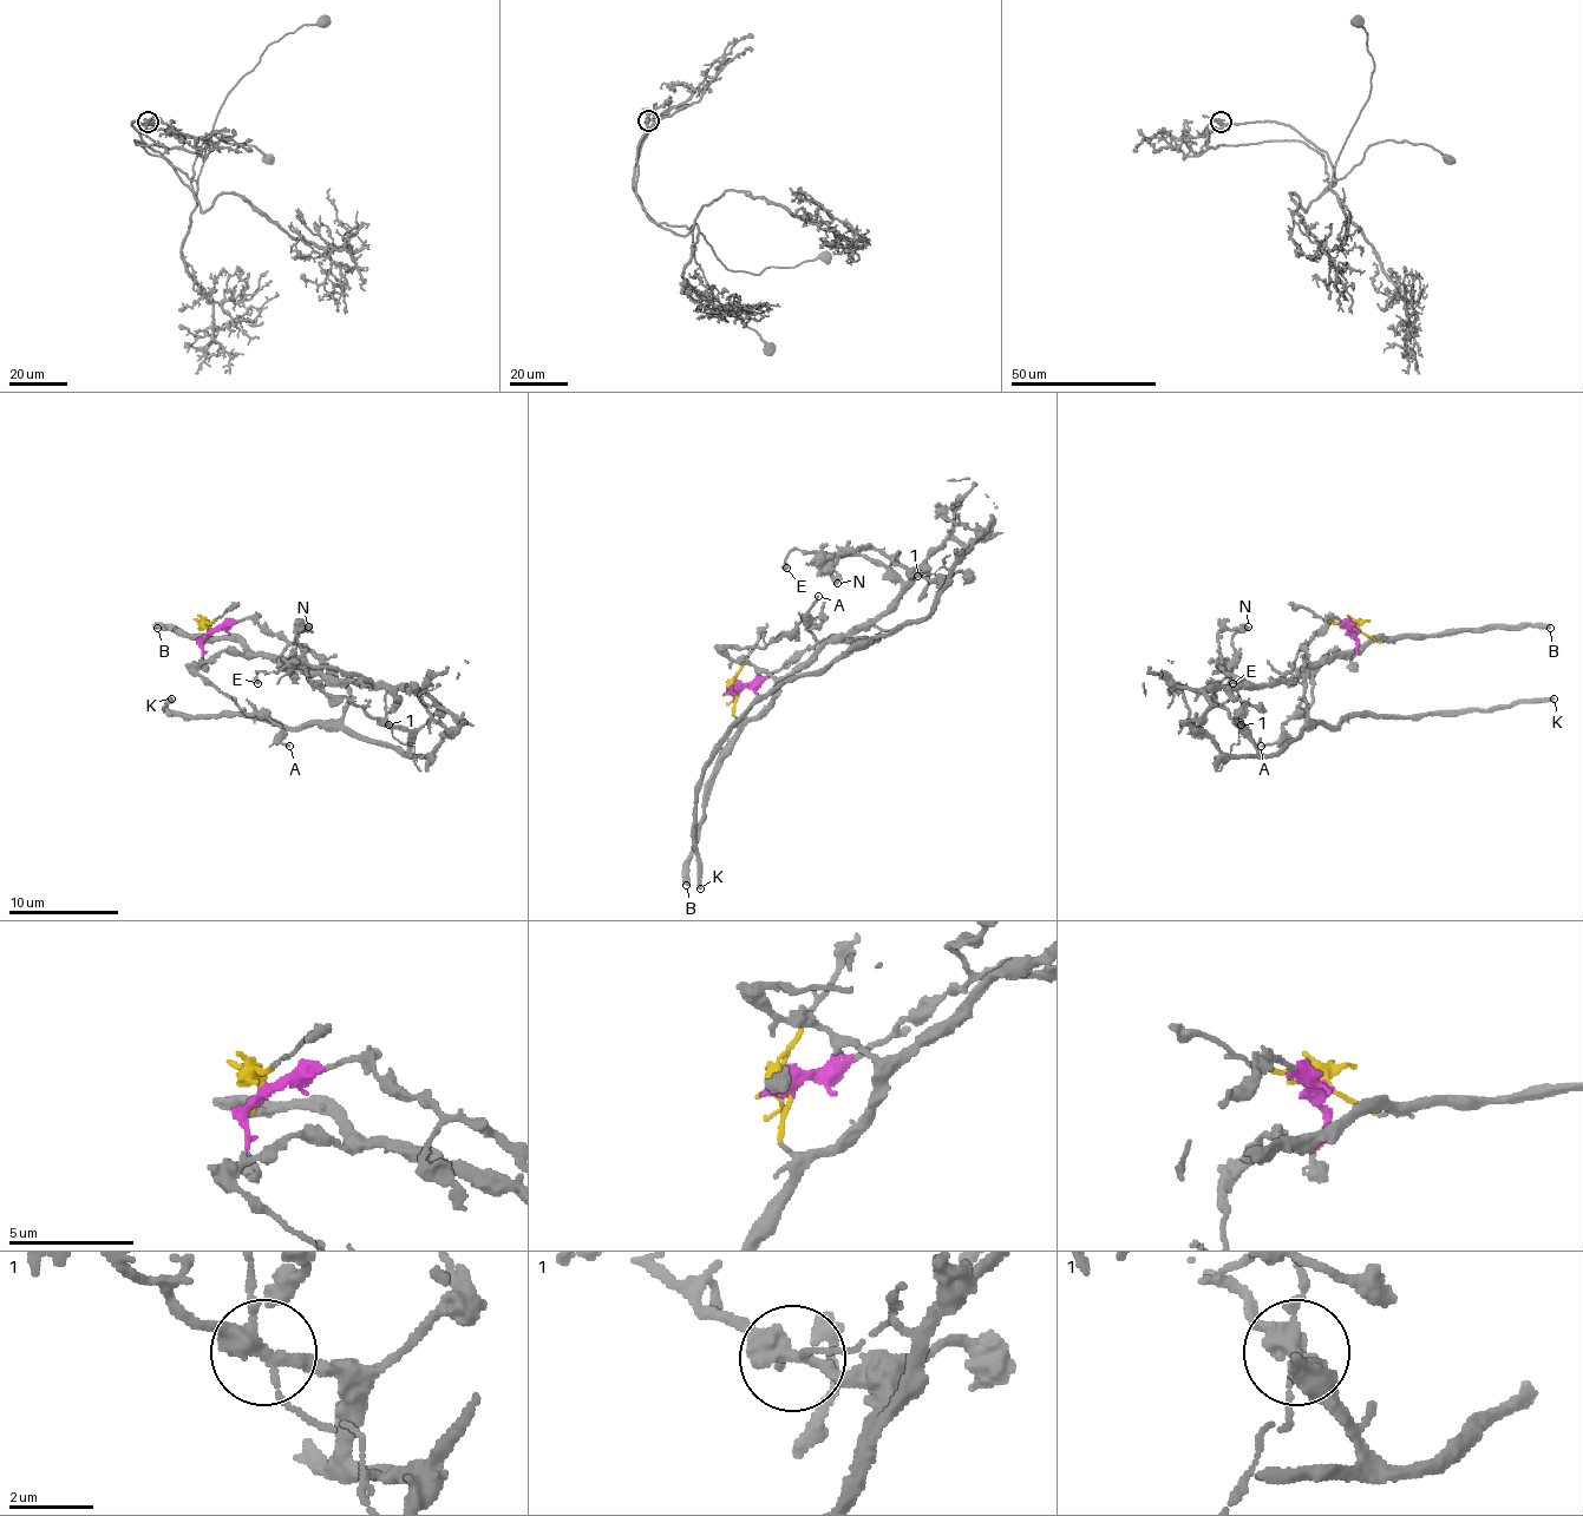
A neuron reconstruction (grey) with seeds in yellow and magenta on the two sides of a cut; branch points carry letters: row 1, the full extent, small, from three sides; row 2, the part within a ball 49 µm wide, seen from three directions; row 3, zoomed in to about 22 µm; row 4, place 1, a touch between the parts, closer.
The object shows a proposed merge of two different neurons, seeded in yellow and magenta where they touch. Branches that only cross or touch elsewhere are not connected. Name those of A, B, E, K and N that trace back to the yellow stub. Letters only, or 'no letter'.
A, B, E

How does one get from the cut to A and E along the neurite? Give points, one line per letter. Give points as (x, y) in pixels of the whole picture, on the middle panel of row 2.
A: (739, 688), (737, 719), (753, 719), (774, 690), (772, 677), (726, 649), (789, 636), (819, 595)
E: (739, 688), (734, 715), (753, 719), (830, 641), (868, 628), (901, 592), (863, 556), (795, 548), (786, 568)

